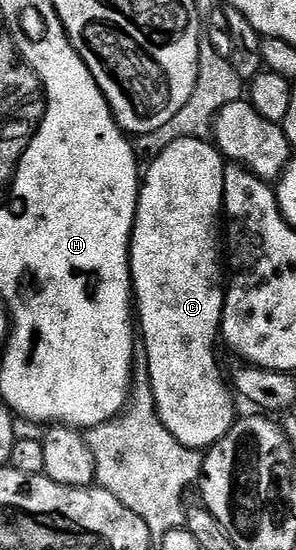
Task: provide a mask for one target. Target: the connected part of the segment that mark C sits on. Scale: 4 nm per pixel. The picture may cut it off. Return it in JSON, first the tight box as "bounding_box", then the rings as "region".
{"bounding_box":[131,139,237,449],"region":[[[179,139],[173,141],[165,150],[159,154],[156,154],[154,158],[150,161],[151,168],[146,168],[145,174],[141,179],[141,186],[139,189],[139,204],[135,210],[135,228],[131,230],[131,286],[133,288],[133,303],[137,308],[137,327],[143,330],[143,343],[141,339],[141,347],[147,350],[147,356],[145,356],[145,362],[147,368],[149,369],[149,377],[151,378],[151,392],[155,398],[155,410],[159,413],[159,420],[165,425],[165,429],[169,429],[169,433],[173,433],[173,437],[177,437],[177,441],[181,441],[181,445],[186,447],[194,447],[196,449],[209,449],[217,441],[221,441],[221,437],[225,437],[225,433],[229,433],[229,429],[234,425],[237,412],[235,412],[236,400],[233,398],[232,388],[229,386],[228,380],[219,372],[219,363],[215,360],[215,339],[220,338],[221,328],[223,325],[223,296],[225,294],[225,267],[221,262],[221,216],[224,214],[223,210],[223,173],[225,170],[225,160],[222,155],[219,154],[218,147],[215,146],[214,142],[208,141],[206,139]]]}

